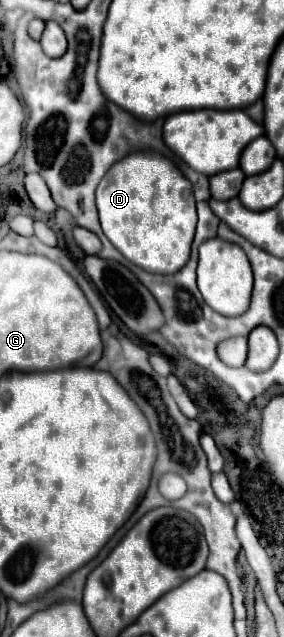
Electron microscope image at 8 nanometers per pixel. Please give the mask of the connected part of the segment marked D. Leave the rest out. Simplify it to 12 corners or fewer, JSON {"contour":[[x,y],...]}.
{"contour":[[158,152],[96,190],[112,246],[150,274],[190,258],[196,200]]}

